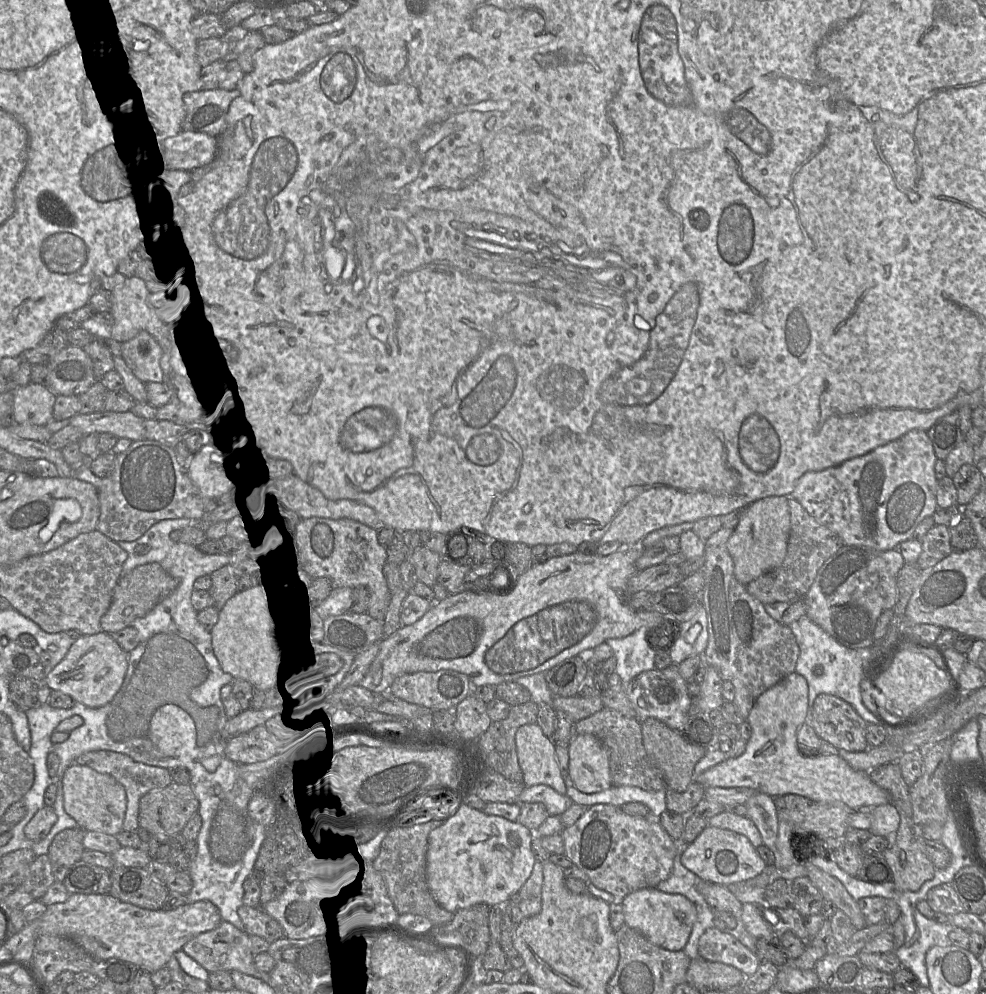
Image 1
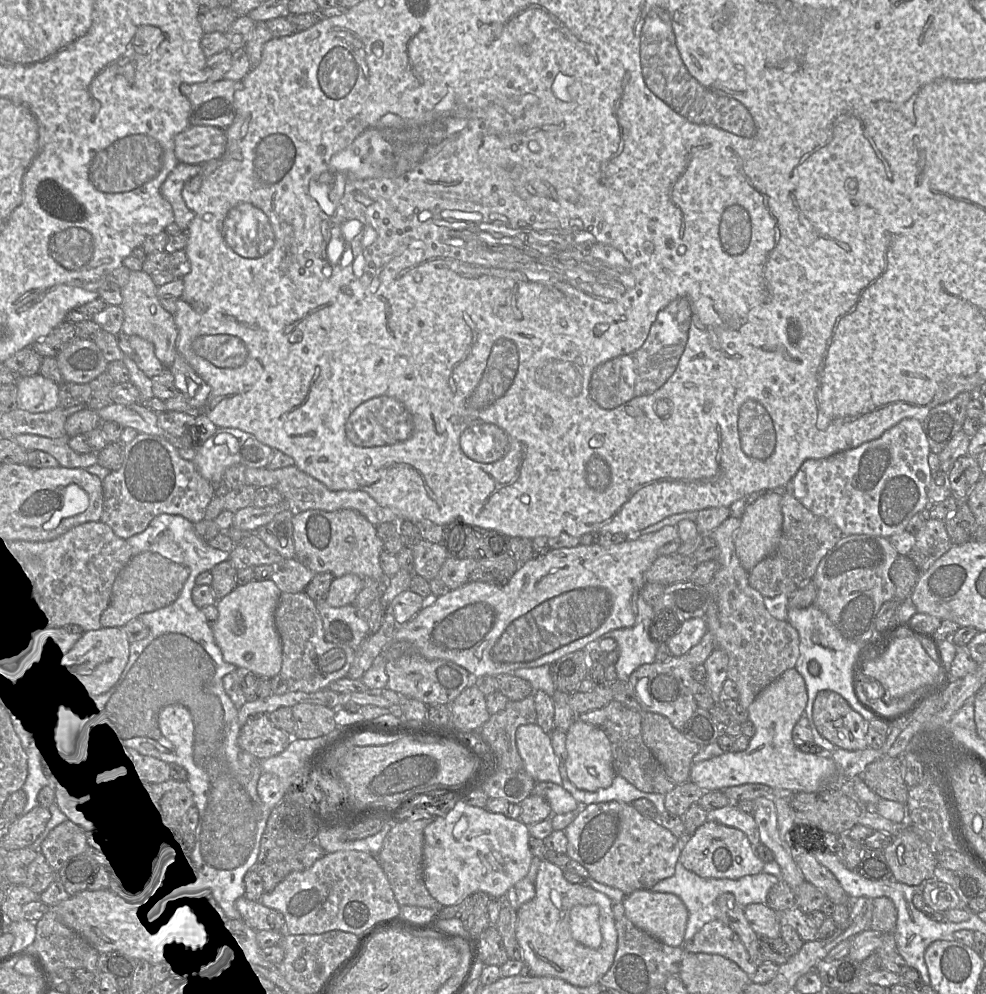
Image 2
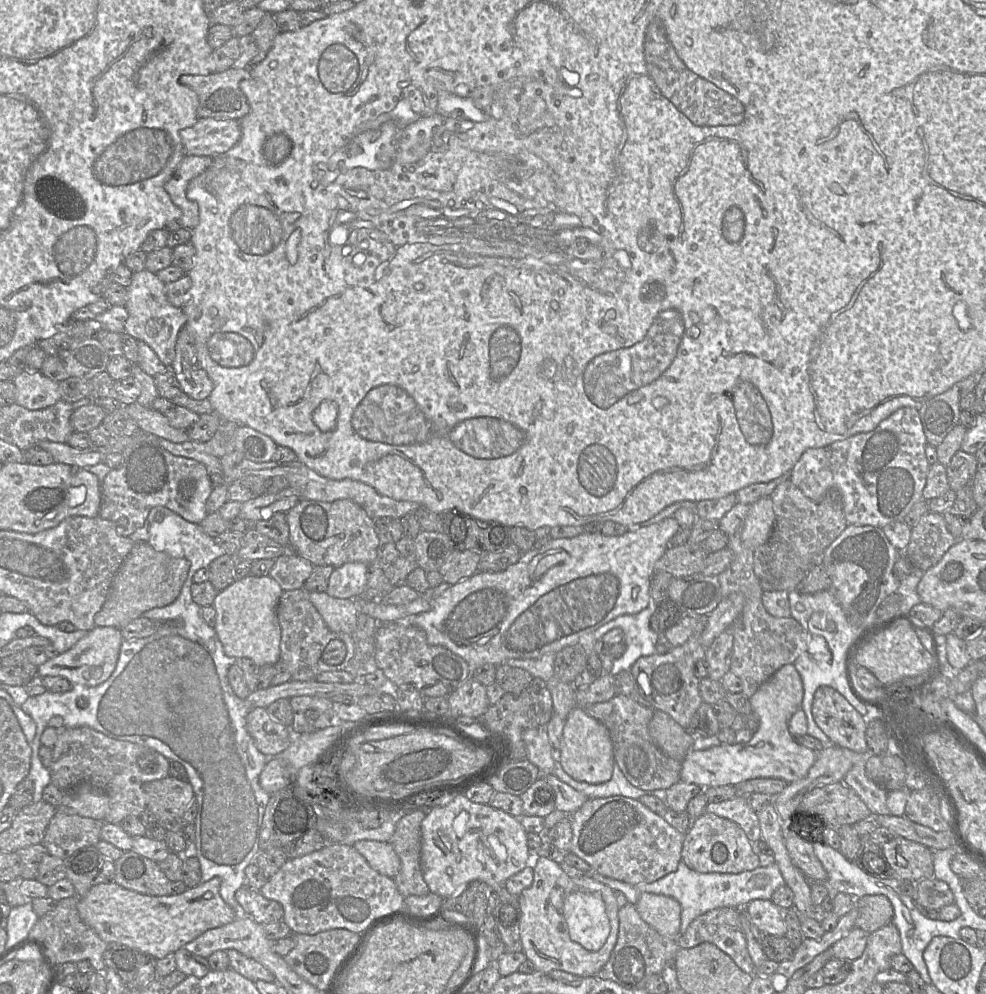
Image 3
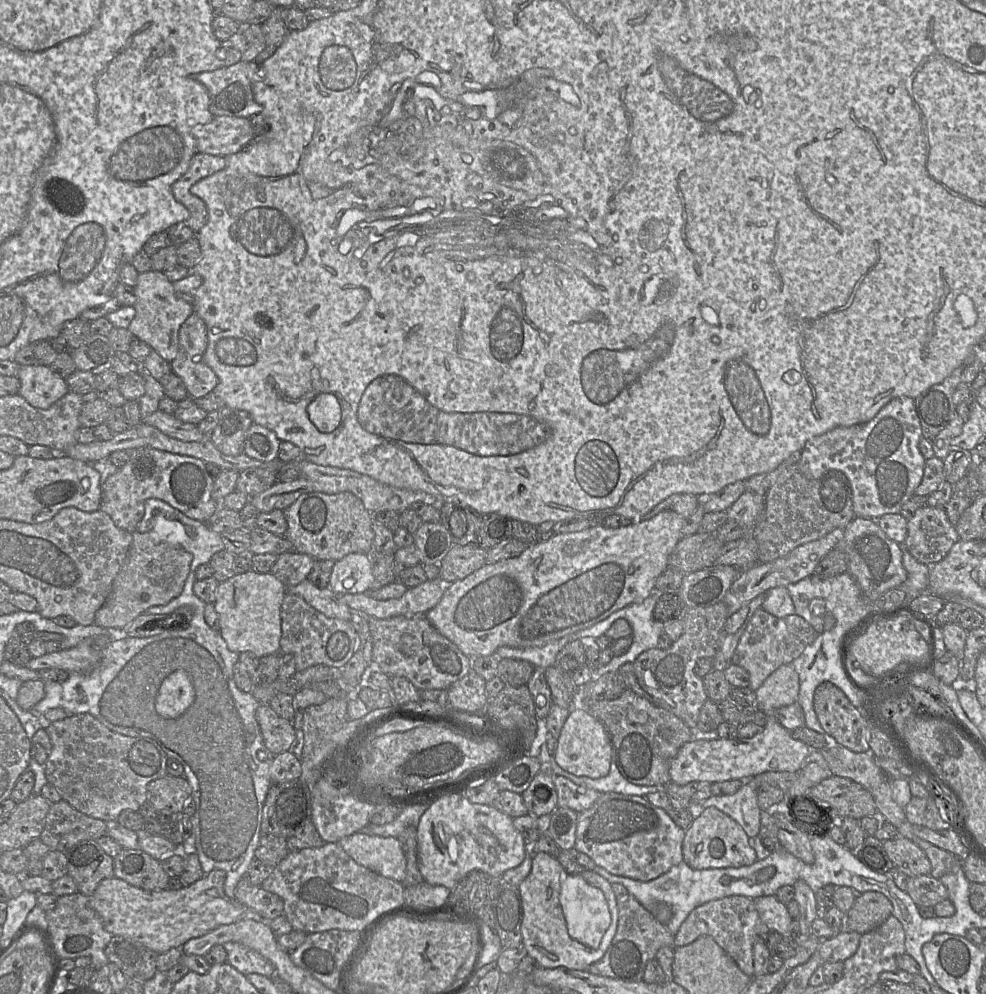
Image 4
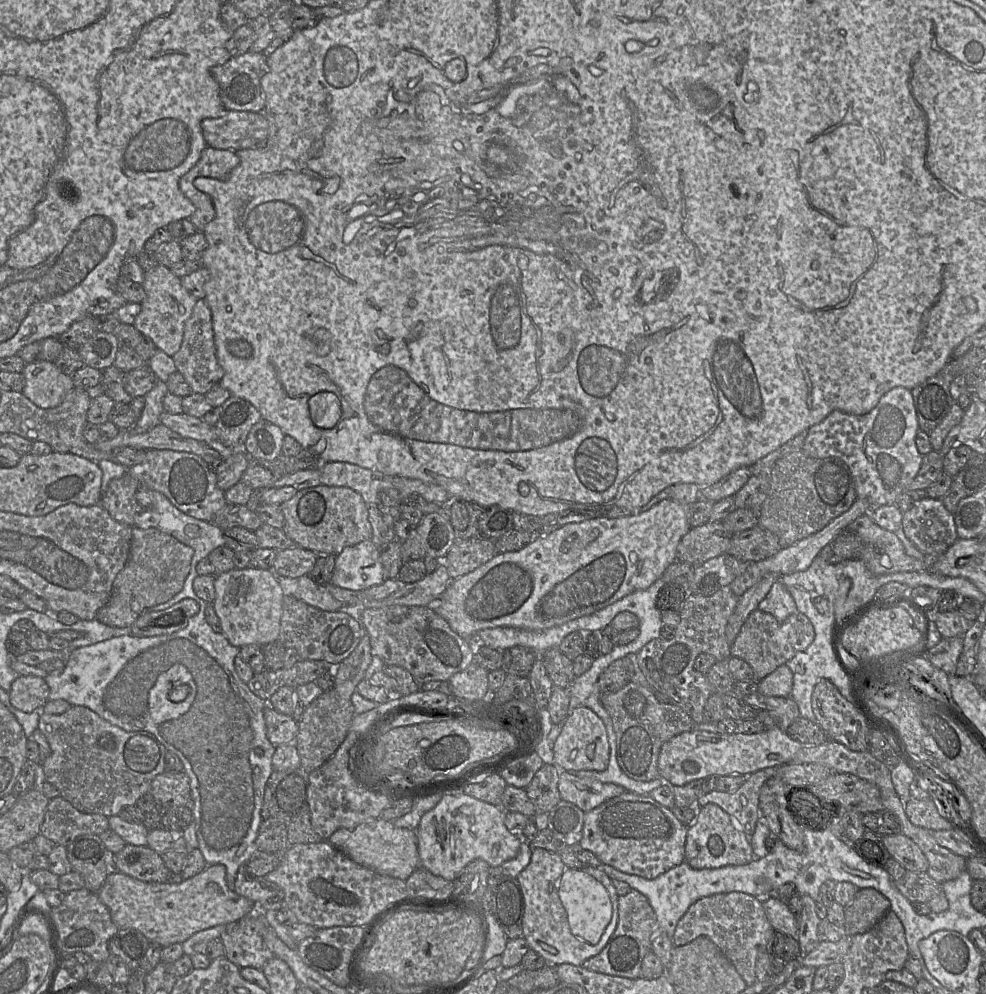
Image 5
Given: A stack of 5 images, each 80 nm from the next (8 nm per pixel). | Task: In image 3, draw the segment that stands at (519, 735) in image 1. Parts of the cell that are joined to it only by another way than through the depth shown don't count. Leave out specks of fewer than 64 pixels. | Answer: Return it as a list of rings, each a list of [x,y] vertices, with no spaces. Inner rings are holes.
[[[538,726],[526,729],[522,732],[522,740],[527,759],[540,770],[541,775],[552,774],[558,753],[549,741],[546,728]]]

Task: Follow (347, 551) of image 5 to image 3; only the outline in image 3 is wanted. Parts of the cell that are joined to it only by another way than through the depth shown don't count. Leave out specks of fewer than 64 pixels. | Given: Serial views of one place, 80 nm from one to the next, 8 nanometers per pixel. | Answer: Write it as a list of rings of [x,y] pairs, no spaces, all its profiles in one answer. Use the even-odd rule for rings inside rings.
[[[361,562],[346,563],[335,568],[329,578],[327,594],[334,598],[361,597],[367,584],[369,566]]]

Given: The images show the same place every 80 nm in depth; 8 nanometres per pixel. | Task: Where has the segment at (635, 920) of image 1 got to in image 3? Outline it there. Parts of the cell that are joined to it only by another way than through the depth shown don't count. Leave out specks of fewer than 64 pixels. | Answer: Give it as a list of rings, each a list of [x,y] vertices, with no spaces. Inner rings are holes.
[[[642,893],[635,907],[648,925],[677,942],[681,926],[681,905],[677,900],[661,894]]]

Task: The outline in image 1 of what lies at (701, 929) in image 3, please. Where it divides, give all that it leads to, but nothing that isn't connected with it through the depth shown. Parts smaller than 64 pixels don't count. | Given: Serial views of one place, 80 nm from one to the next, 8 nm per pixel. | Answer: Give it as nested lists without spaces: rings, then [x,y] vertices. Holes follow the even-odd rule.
[[[714,926],[700,936],[698,952],[708,961],[720,962],[737,968],[746,977],[752,976],[761,964],[757,955],[738,939]]]

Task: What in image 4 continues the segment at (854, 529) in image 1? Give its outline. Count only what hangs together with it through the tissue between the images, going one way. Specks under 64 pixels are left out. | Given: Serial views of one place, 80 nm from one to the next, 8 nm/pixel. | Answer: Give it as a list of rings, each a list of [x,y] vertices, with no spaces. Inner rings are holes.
[[[897,396],[870,421],[836,428],[807,441],[798,464],[809,479],[818,479],[831,470],[842,472],[852,489],[855,517],[877,520],[885,514],[900,513],[921,483],[926,461],[919,449],[922,437],[914,399]]]

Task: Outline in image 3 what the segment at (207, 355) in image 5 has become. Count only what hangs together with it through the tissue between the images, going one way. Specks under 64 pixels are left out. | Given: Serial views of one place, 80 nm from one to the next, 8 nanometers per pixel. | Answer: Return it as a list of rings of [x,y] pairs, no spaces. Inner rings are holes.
[[[187,327],[180,330],[176,342],[176,355],[171,367],[183,393],[194,400],[210,396],[214,384],[202,368],[196,353],[193,338]]]

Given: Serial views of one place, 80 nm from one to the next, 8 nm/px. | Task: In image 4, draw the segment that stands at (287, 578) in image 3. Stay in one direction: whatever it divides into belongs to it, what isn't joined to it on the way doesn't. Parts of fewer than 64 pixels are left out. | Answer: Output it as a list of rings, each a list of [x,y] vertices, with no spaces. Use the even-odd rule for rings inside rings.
[[[293,550],[278,555],[270,573],[285,587],[296,586],[307,579],[314,562],[311,556]]]

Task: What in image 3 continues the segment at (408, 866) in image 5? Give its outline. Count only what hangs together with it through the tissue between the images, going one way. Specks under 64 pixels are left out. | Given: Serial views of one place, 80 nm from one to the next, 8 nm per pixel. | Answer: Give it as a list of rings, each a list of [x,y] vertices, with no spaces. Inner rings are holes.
[[[359,840],[353,847],[380,874],[393,879],[399,872],[401,862],[389,842]]]

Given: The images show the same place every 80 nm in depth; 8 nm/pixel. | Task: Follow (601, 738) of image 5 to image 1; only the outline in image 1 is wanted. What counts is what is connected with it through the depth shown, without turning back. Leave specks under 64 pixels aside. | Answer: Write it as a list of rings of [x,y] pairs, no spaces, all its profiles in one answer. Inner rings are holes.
[[[577,734],[568,745],[569,776],[577,790],[594,794],[612,786],[608,752],[592,734]]]

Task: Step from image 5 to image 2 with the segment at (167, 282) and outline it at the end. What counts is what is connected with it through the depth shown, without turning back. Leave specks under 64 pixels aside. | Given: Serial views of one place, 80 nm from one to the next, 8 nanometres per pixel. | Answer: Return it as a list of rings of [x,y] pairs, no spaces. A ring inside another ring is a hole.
[[[143,270],[130,273],[127,284],[121,288],[122,303],[120,307],[124,313],[121,332],[127,336],[139,336],[154,345],[155,355],[158,360],[169,369],[177,355],[178,329],[174,316],[167,312],[160,304],[157,297],[158,287],[152,277]]]

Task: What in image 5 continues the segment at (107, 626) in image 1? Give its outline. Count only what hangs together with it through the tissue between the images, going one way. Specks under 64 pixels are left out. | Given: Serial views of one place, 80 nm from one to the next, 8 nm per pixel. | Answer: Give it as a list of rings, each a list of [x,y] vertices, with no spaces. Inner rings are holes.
[[[132,527],[128,561],[117,574],[110,599],[98,610],[96,619],[111,627],[130,629],[146,608],[167,602],[182,590],[193,554],[191,547],[157,528]]]

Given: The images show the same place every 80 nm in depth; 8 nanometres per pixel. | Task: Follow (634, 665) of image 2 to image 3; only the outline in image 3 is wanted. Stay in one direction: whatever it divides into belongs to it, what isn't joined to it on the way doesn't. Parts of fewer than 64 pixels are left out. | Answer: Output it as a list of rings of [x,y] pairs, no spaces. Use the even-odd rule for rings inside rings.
[[[650,597],[648,606],[639,613],[620,615],[592,632],[594,638],[600,641],[603,635],[613,628],[621,628],[624,631],[626,650],[622,656],[613,660],[611,675],[630,670],[638,658],[656,653],[658,634],[650,626],[650,618],[656,606]]]

